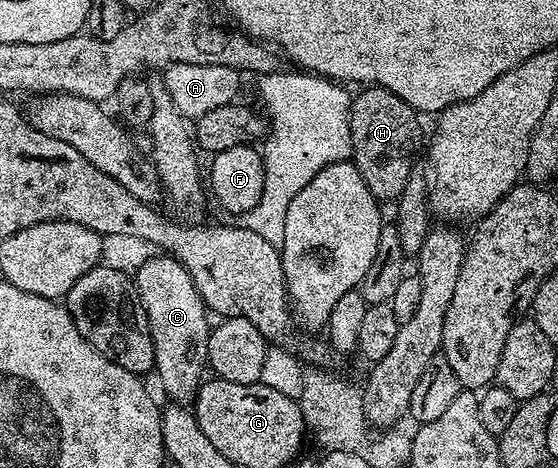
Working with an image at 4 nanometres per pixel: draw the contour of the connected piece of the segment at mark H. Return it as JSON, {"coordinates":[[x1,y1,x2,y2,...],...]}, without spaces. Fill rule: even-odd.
{"coordinates":[[365,86,352,97,350,112,351,163,357,167,367,190,379,202,396,201,407,186,407,178,415,171,413,159,421,140,419,114,403,98,385,88]]}

